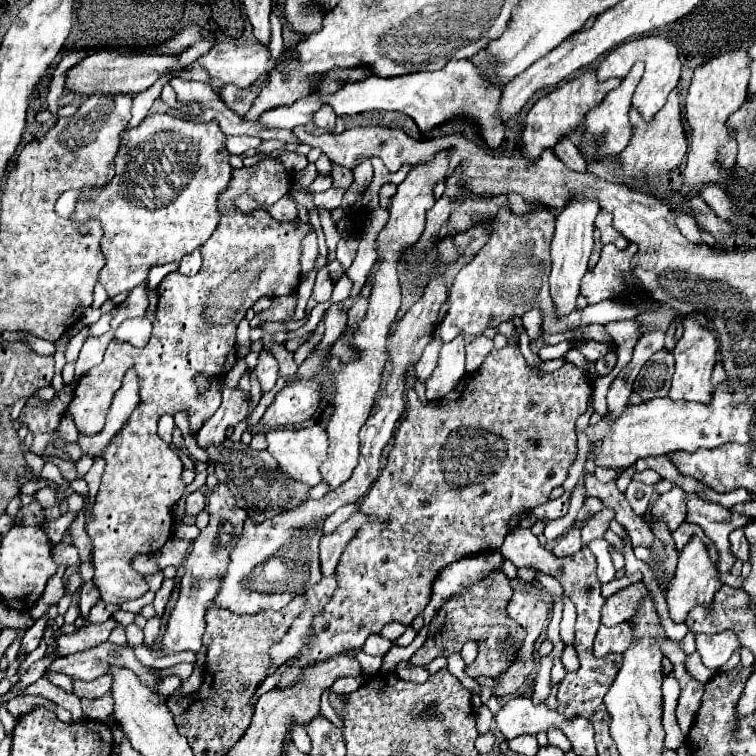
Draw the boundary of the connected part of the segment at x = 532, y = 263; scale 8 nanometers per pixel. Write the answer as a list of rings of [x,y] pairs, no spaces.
[[[529,203],[531,213],[519,215],[509,207],[503,215],[497,215],[495,229],[489,241],[477,251],[477,255],[465,263],[455,275],[449,289],[449,309],[445,319],[439,325],[439,335],[443,341],[455,339],[459,333],[467,337],[481,335],[487,327],[497,327],[503,321],[509,321],[515,315],[523,315],[531,305],[543,311],[543,329],[545,333],[565,333],[589,323],[609,323],[635,319],[637,307],[623,305],[621,301],[603,301],[597,305],[587,305],[585,309],[575,309],[567,319],[555,315],[555,303],[551,303],[547,275],[551,273],[549,245],[555,227],[555,215],[539,203]]]

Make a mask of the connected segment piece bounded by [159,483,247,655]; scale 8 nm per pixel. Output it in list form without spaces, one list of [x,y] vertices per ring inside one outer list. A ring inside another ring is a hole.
[[[219,483],[219,487],[209,495],[209,525],[199,533],[199,537],[193,541],[191,551],[187,553],[183,561],[183,577],[179,581],[179,597],[175,607],[171,609],[163,639],[161,639],[161,655],[177,655],[181,651],[199,651],[201,649],[201,635],[205,631],[205,611],[213,603],[215,595],[219,593],[221,581],[227,573],[229,565],[229,551],[233,549],[233,541],[237,539],[243,521],[245,511],[237,509],[237,499],[229,491],[225,483]]]

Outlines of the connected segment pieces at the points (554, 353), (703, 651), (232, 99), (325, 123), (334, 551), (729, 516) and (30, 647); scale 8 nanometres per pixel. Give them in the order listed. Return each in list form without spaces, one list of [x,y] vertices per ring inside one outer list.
[[[563,341],[563,343],[557,343],[557,345],[549,345],[549,347],[543,347],[541,351],[539,351],[539,357],[541,359],[559,359],[559,357],[563,357],[565,355],[565,351],[569,349],[571,345],[567,343],[567,341]]]
[[[725,629],[715,635],[697,635],[697,651],[701,655],[703,665],[717,671],[721,665],[729,661],[729,657],[741,647],[739,637],[733,629]]]
[[[261,83],[261,85],[245,87],[245,89],[227,85],[227,87],[223,87],[223,91],[219,91],[219,97],[223,99],[223,103],[225,103],[233,113],[237,113],[239,117],[243,117],[243,115],[251,109],[251,103],[255,101],[255,95],[259,95],[259,89],[263,89],[263,83]]]
[[[325,105],[314,114],[313,120],[317,127],[323,127],[325,130],[332,132],[335,126],[336,116],[331,107]]]
[[[355,511],[343,525],[339,525],[331,535],[323,535],[321,537],[321,545],[319,545],[319,559],[321,559],[321,571],[323,575],[331,575],[339,563],[339,555],[343,553],[343,547],[347,547],[347,543],[355,537],[355,531],[359,531],[359,527],[363,523],[367,523],[367,515],[363,515],[363,511]]]
[[[685,493],[687,499],[687,523],[697,523],[703,527],[705,535],[715,543],[719,551],[719,571],[729,573],[737,561],[730,551],[729,533],[737,527],[743,527],[751,517],[741,513],[731,513],[729,509],[699,499],[695,493]]]
[[[44,614],[41,618],[35,621],[21,640],[21,652],[30,653],[35,650],[41,641],[43,630],[48,625],[48,615]]]

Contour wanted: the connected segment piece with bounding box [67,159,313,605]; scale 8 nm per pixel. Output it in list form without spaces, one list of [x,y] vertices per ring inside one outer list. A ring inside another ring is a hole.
[[[265,159],[259,161],[253,167],[241,167],[241,169],[233,169],[233,179],[229,189],[219,197],[219,211],[221,211],[221,221],[215,229],[215,235],[211,235],[211,239],[207,239],[207,243],[201,249],[201,257],[203,257],[203,265],[201,271],[195,277],[187,277],[181,273],[169,273],[161,285],[159,285],[159,307],[155,313],[155,321],[153,321],[153,335],[151,341],[143,347],[137,349],[129,343],[121,343],[121,341],[111,341],[107,351],[105,351],[105,359],[101,365],[89,369],[77,383],[75,387],[75,397],[69,403],[67,411],[71,411],[75,425],[79,429],[79,433],[83,435],[93,435],[99,433],[103,429],[105,423],[105,415],[109,411],[109,405],[113,401],[115,391],[121,387],[121,379],[125,375],[125,371],[129,367],[137,369],[139,375],[139,395],[141,395],[141,405],[135,407],[135,411],[131,413],[131,417],[127,419],[127,423],[123,425],[123,429],[109,441],[109,445],[103,449],[103,457],[107,461],[105,473],[103,473],[103,481],[99,487],[99,493],[95,497],[95,505],[93,505],[93,521],[87,525],[87,533],[93,541],[93,565],[95,565],[95,577],[93,583],[99,587],[101,591],[101,599],[105,603],[113,603],[119,605],[123,601],[129,599],[137,599],[147,591],[147,583],[143,579],[143,575],[139,575],[137,571],[133,571],[131,567],[131,559],[135,555],[153,555],[157,553],[173,535],[173,505],[181,499],[181,495],[185,493],[185,483],[181,481],[181,471],[183,471],[183,461],[179,459],[179,455],[175,451],[169,449],[169,445],[157,435],[157,421],[163,413],[171,413],[175,415],[177,411],[187,409],[189,411],[189,421],[191,421],[191,431],[197,433],[199,427],[203,425],[205,419],[209,419],[221,405],[221,393],[217,389],[197,389],[193,383],[193,377],[197,373],[209,375],[209,377],[225,377],[227,371],[235,365],[235,329],[239,325],[239,321],[245,317],[245,311],[253,307],[253,303],[259,297],[281,297],[281,295],[289,295],[297,283],[299,283],[299,259],[301,259],[301,241],[305,239],[305,235],[309,235],[313,231],[313,225],[295,219],[295,221],[277,221],[269,215],[269,211],[265,207],[243,213],[233,205],[233,199],[239,195],[251,195],[255,201],[263,203],[263,205],[273,205],[277,199],[285,197],[291,191],[293,185],[293,177],[291,173],[283,167],[283,163],[279,159]],[[235,271],[239,271],[239,275],[247,275],[247,279],[251,279],[251,287],[247,287],[247,295],[243,295],[243,311],[239,311],[239,315],[235,315],[235,319],[231,319],[231,323],[203,323],[203,307],[207,307],[207,295],[211,295],[211,291],[215,291],[215,287],[219,287],[219,283],[223,283],[223,279],[227,279],[227,275],[235,275]]]

